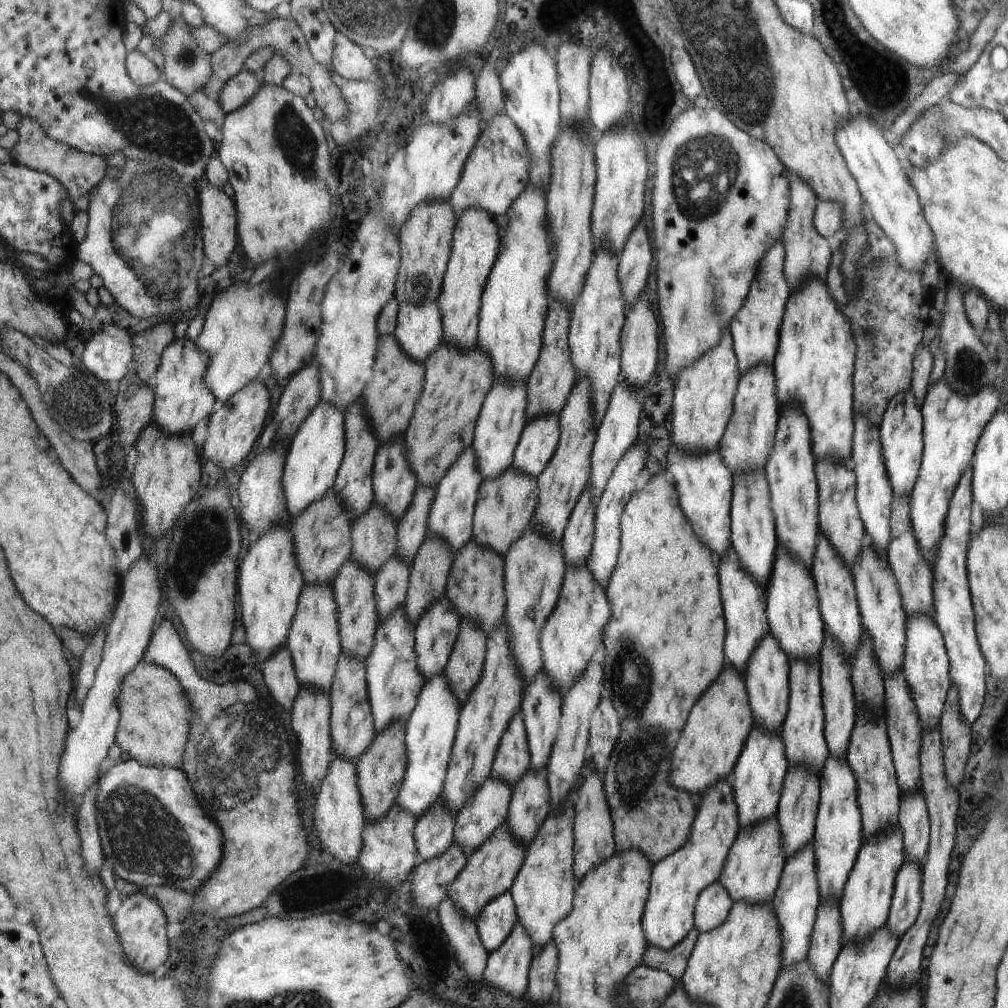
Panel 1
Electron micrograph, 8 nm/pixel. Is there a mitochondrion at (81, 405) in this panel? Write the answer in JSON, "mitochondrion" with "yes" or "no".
{"mitochondrion":"yes"}

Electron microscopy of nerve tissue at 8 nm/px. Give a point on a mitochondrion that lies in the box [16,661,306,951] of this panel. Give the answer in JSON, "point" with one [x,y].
{"point":[233,754]}

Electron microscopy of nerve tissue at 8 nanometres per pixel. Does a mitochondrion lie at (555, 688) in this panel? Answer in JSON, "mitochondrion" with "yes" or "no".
{"mitochondrion":"no"}

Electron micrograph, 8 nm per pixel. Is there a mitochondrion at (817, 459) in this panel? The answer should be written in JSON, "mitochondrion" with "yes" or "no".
{"mitochondrion":"no"}

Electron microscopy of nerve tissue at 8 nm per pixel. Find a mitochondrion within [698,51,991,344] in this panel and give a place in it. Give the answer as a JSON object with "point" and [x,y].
{"point":[943,130]}

